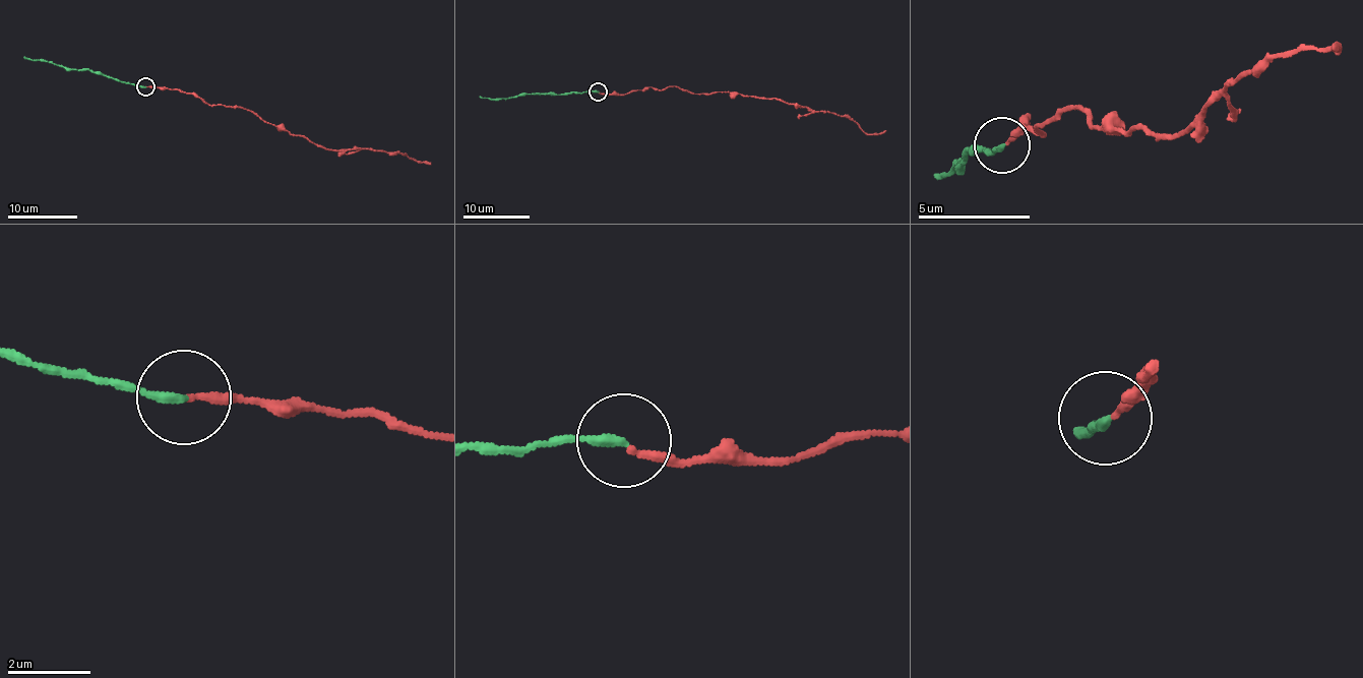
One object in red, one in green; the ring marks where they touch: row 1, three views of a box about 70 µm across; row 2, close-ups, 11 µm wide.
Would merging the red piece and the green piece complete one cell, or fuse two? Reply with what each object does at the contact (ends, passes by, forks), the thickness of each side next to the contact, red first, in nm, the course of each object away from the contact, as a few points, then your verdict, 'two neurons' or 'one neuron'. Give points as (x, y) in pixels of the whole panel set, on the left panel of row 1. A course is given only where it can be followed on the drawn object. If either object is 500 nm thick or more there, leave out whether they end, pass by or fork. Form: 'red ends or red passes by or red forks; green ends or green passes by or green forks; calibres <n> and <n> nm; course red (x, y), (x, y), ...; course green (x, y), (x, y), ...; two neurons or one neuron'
red ends; green ends; calibres 170 and 200 nm; course red (146, 87), (193, 93), (208, 104), (249, 109), (291, 135), (333, 150), (396, 153), (431, 165); course green (145, 86), (121, 82), (87, 69), (67, 69), (23, 56); one neuron

